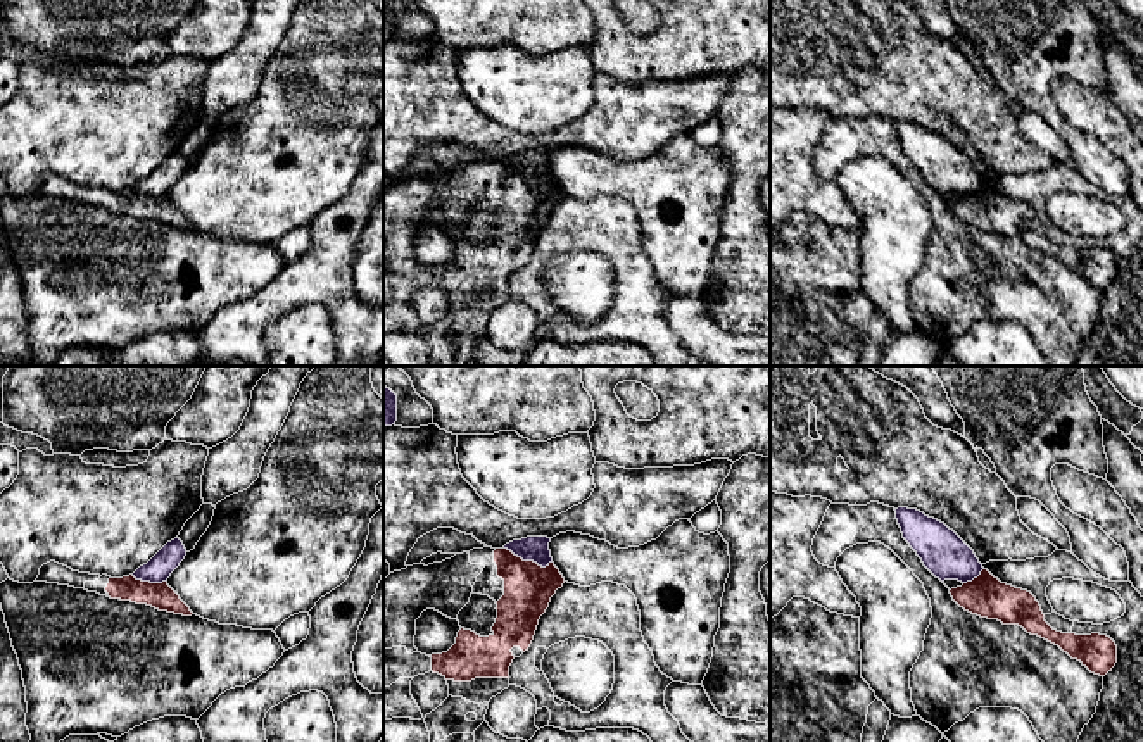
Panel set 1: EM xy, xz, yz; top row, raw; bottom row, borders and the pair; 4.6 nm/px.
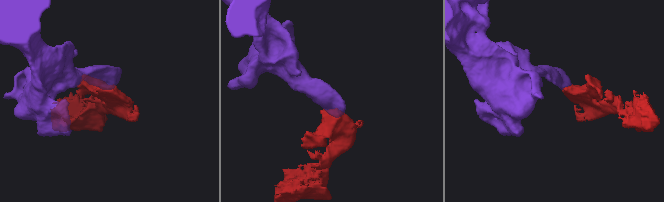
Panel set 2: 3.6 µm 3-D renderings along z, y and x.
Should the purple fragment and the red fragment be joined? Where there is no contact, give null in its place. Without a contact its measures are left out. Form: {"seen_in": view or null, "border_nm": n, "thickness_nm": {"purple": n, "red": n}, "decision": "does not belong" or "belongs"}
{"seen_in": "xz", "border_nm": 240, "thickness_nm": {"purple": 120, "red": 220}, "decision": "does not belong"}

